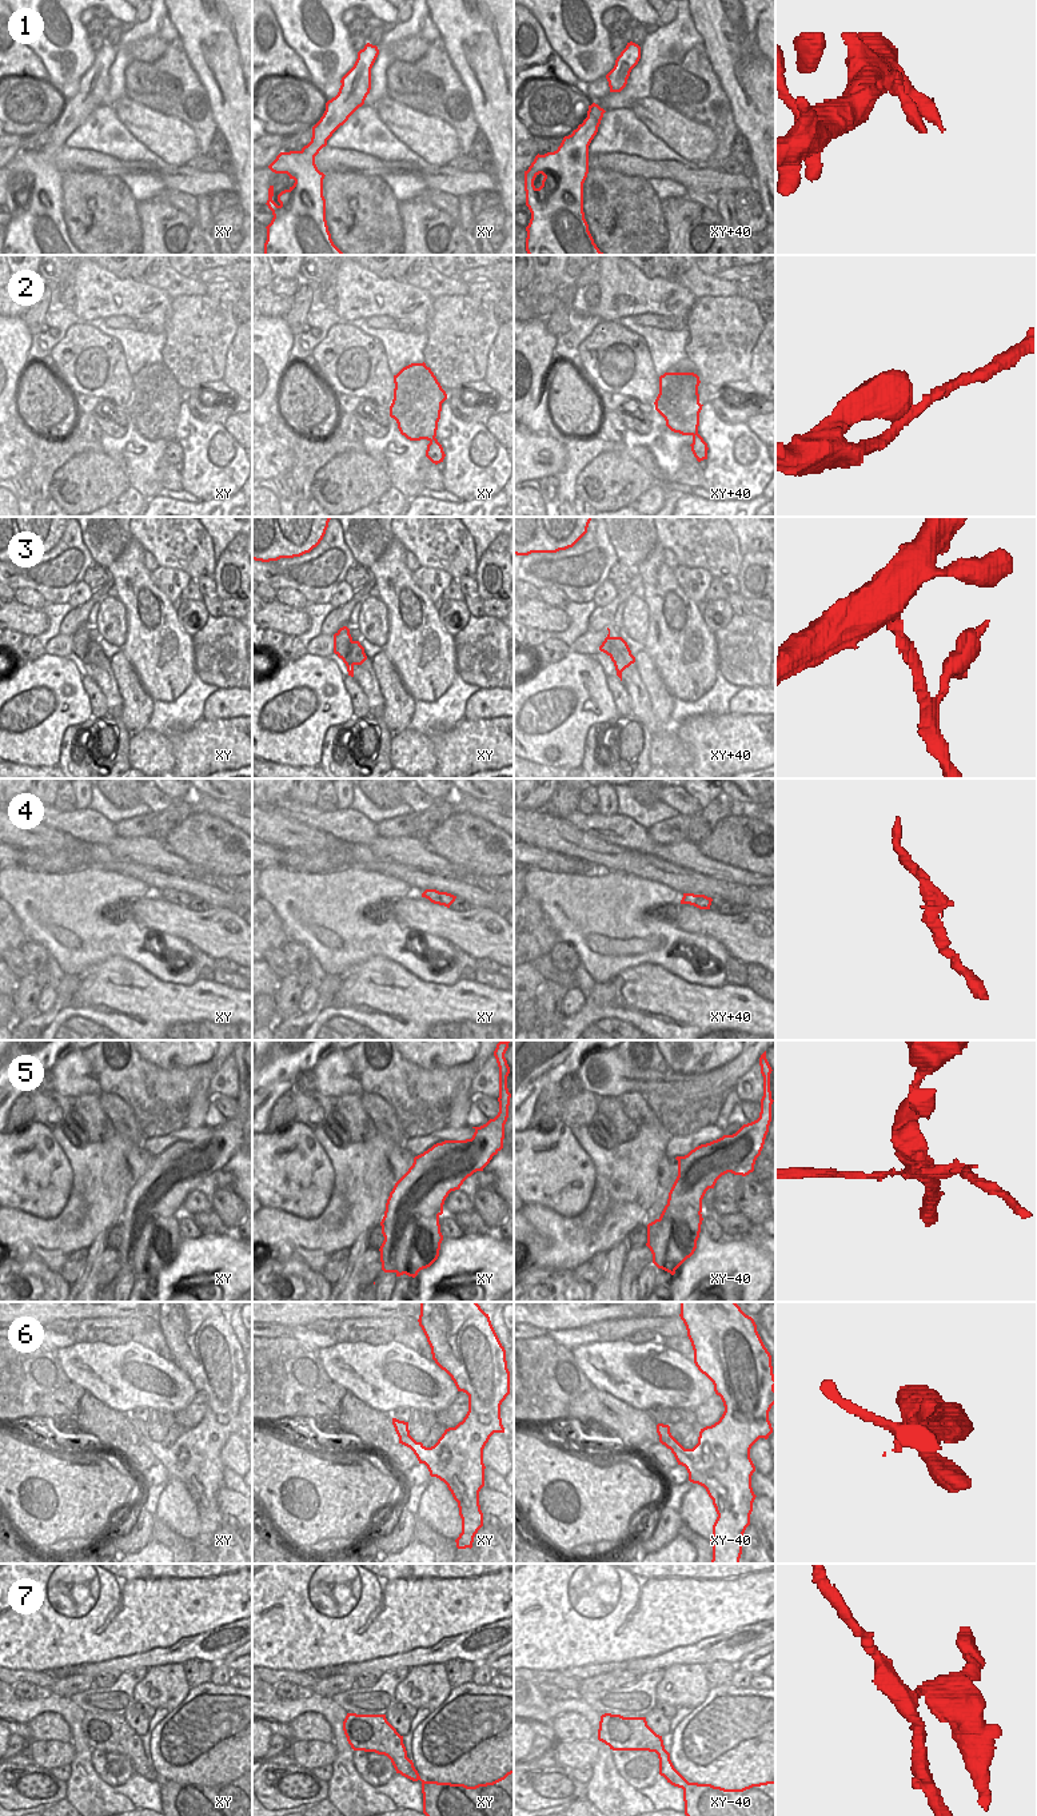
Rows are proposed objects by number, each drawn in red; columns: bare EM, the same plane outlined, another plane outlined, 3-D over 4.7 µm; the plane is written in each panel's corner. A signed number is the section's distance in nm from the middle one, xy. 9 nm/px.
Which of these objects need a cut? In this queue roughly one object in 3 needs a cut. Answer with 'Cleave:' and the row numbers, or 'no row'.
Cleave: 3, 5

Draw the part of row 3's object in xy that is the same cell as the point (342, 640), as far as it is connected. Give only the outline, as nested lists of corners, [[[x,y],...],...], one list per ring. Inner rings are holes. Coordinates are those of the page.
[[[347,626],[340,628],[334,634],[334,653],[346,664],[348,676],[354,677],[354,657],[350,650],[351,641],[352,637]]]

